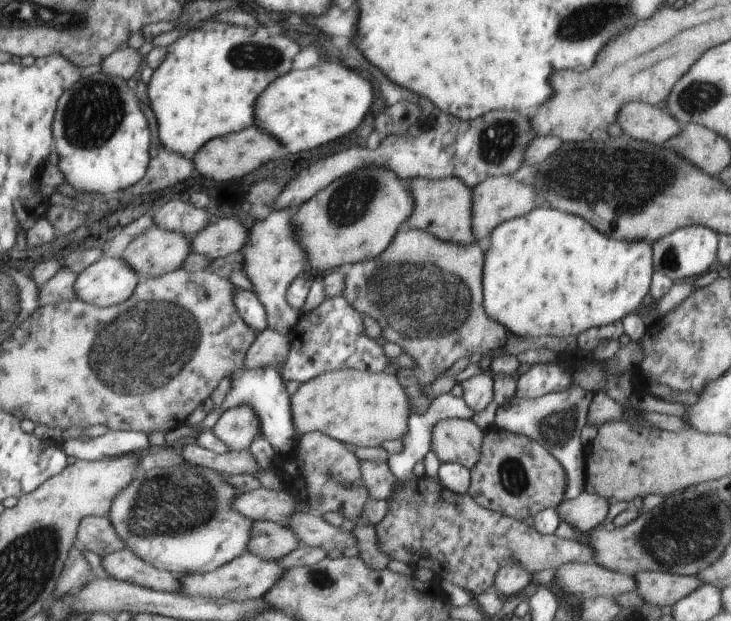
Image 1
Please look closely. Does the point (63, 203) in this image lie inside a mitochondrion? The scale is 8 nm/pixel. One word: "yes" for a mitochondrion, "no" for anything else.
no

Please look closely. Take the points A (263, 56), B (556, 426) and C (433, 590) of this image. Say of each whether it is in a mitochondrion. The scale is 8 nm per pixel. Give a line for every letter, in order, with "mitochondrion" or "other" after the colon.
A: mitochondrion
B: mitochondrion
C: other

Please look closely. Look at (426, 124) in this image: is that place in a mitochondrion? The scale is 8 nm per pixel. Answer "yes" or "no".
no

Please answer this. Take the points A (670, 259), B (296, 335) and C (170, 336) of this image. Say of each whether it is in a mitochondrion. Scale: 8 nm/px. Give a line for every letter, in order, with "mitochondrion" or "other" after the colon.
A: mitochondrion
B: other
C: mitochondrion

